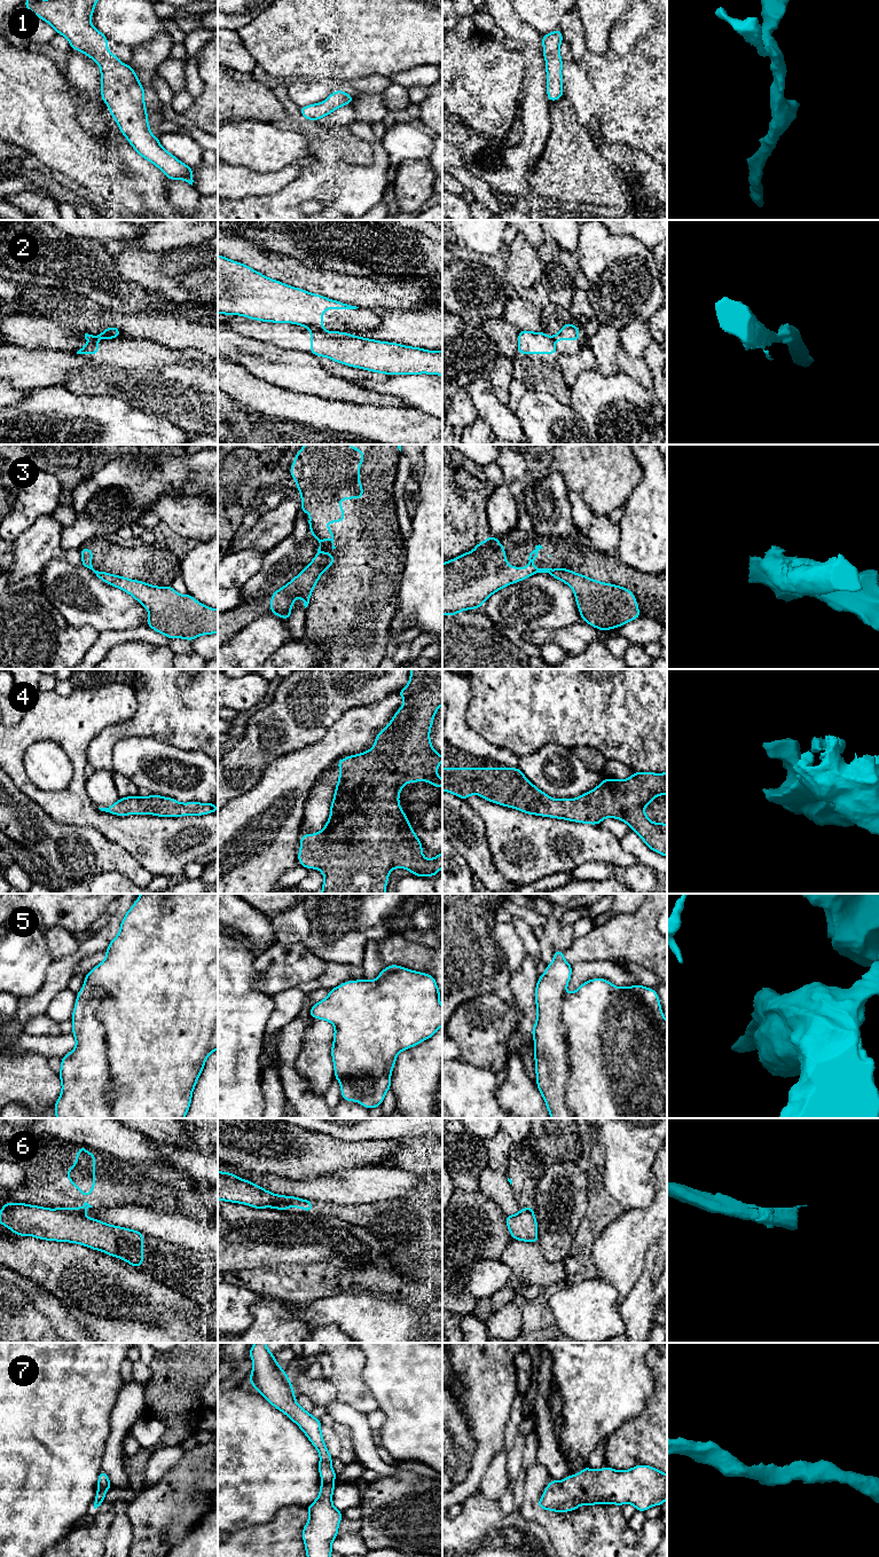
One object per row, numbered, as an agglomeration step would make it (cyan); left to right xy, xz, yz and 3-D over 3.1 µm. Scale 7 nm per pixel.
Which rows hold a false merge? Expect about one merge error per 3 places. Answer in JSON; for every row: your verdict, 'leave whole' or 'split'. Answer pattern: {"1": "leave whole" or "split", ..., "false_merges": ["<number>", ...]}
{"1": "leave whole", "2": "split", "3": "split", "4": "leave whole", "5": "leave whole", "6": "split", "7": "leave whole", "false_merges": ["2", "3", "6"]}

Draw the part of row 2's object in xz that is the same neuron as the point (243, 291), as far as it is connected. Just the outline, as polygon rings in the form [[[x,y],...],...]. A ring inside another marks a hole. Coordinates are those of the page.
[[[218,254],[218,313],[323,330],[324,309],[359,307],[272,280]]]

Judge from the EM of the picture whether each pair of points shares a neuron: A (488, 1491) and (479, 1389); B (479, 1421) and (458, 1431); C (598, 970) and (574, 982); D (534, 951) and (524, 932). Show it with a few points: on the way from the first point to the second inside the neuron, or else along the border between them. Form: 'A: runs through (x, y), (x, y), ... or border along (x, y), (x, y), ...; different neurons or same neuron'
A: border along (502, 1448), (485, 1470), (478, 1489); different neurons
B: border along (456, 1404), (471, 1437), (475, 1453); different neurons
C: runs through (593, 970), (586, 970), (580, 976); same neuron
D: runs through (532, 946), (527, 936); same neuron

